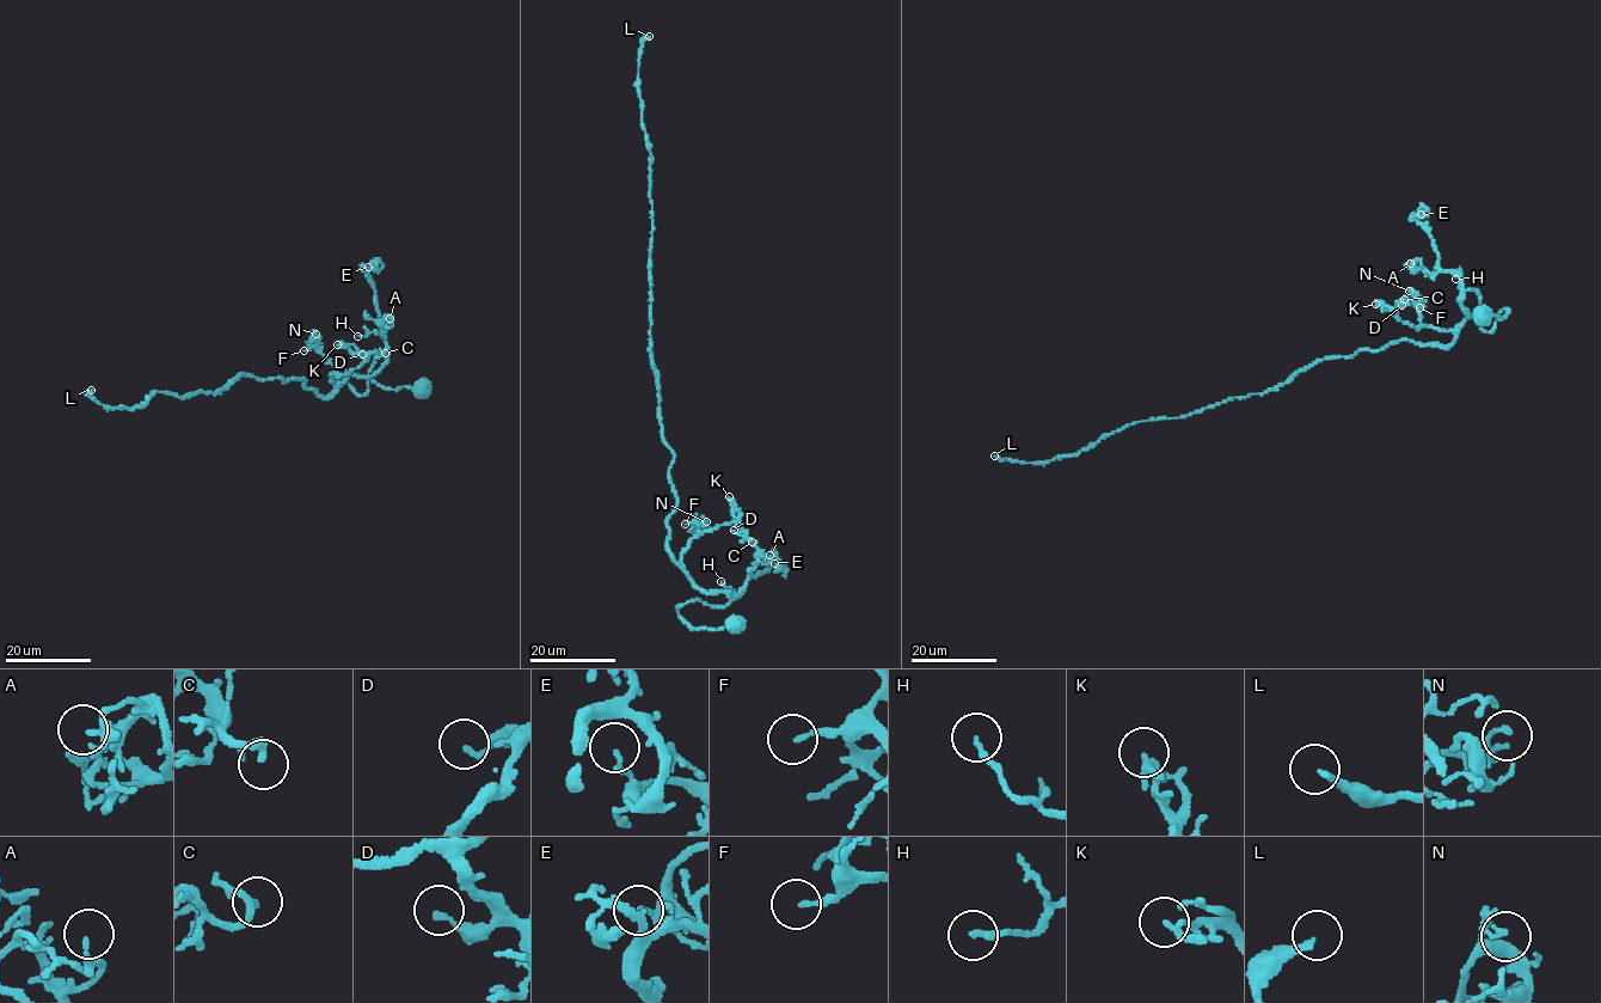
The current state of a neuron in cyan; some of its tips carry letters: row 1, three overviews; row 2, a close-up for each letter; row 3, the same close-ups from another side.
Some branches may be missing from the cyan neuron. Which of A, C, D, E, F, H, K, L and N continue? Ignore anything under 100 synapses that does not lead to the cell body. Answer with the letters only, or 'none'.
L

